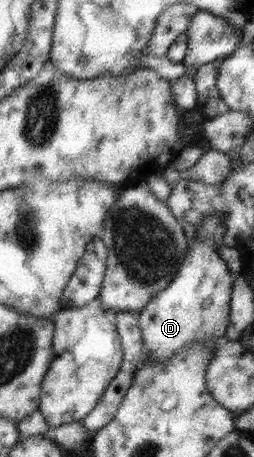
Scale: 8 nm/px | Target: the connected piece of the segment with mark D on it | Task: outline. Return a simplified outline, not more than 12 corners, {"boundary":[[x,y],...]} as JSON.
{"boundary":[[207,213],[174,279],[136,314],[145,360],[225,337],[234,273]]}

